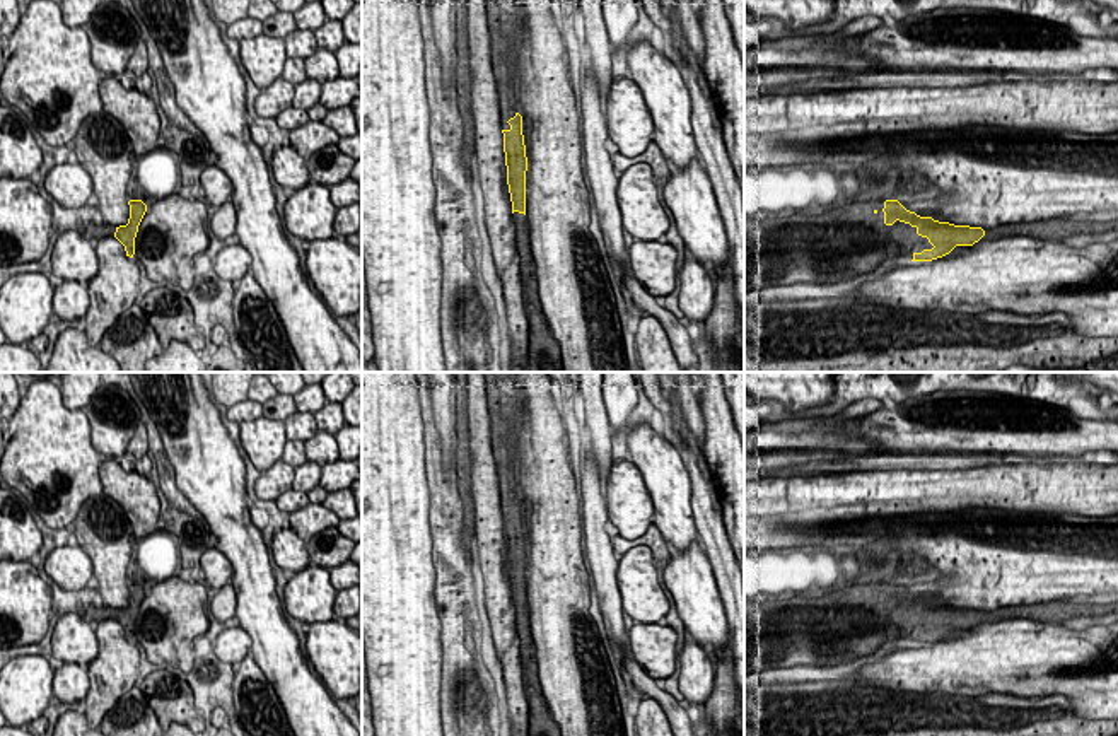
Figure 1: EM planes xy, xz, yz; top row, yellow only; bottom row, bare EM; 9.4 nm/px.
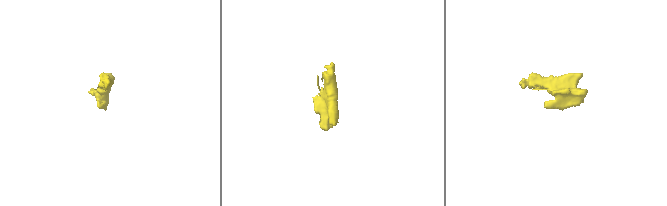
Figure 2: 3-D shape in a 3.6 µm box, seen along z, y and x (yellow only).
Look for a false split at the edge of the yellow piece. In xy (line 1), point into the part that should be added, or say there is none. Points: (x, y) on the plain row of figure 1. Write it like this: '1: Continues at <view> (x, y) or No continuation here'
1: No continuation here

